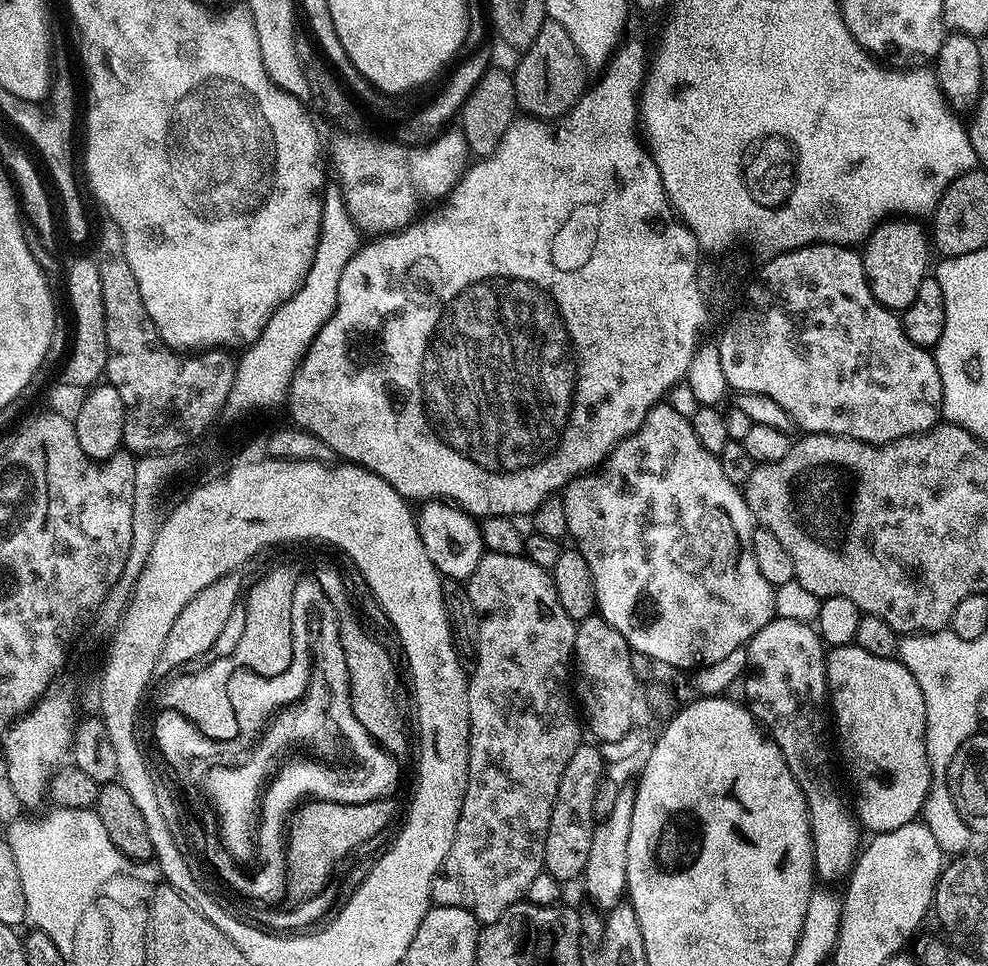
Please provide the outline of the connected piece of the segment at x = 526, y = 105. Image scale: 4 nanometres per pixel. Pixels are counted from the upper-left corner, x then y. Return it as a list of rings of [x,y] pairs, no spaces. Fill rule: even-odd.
[[[547,19],[542,30],[538,30],[538,38],[523,49],[521,56],[524,57],[512,72],[517,109],[538,120],[559,120],[580,101],[586,91],[586,65],[582,54],[578,54],[578,46],[574,46],[570,34],[566,34],[561,24]]]

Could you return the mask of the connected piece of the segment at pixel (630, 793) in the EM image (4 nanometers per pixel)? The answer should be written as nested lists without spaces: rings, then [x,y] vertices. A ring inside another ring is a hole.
[[[621,785],[610,814],[592,829],[590,851],[581,878],[584,881],[587,899],[595,909],[602,912],[607,912],[620,904],[627,893],[626,844],[630,838],[630,821],[633,818],[635,797],[636,789],[633,785]]]

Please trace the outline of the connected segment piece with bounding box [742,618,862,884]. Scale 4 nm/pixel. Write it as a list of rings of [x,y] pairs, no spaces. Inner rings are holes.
[[[774,618],[766,626],[762,626],[762,630],[758,630],[758,634],[754,634],[754,638],[749,640],[747,645],[748,650],[748,666],[746,675],[743,677],[742,685],[744,684],[744,696],[746,707],[757,721],[766,729],[767,735],[778,746],[778,750],[782,754],[782,758],[786,758],[786,766],[790,766],[790,774],[794,774],[794,782],[798,782],[798,786],[802,790],[802,794],[806,798],[806,806],[808,807],[808,821],[810,822],[810,830],[812,831],[812,853],[814,854],[814,866],[816,867],[816,875],[822,881],[825,880],[828,884],[836,884],[847,881],[852,874],[852,867],[856,865],[856,857],[860,855],[862,847],[862,839],[860,840],[860,832],[862,833],[862,825],[854,811],[853,805],[844,797],[844,792],[840,789],[840,784],[836,781],[836,768],[832,765],[832,752],[834,756],[834,744],[828,741],[828,732],[830,736],[830,716],[826,711],[826,705],[829,703],[828,698],[828,675],[826,674],[826,645],[820,638],[820,633],[816,631],[811,623],[802,621],[790,621],[779,618]]]

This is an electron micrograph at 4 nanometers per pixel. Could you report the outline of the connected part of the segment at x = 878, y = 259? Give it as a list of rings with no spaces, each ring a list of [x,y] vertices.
[[[888,218],[884,220],[876,225],[862,248],[864,269],[873,298],[897,314],[903,313],[904,309],[910,306],[910,302],[914,302],[914,294],[918,294],[918,286],[922,286],[922,282],[930,272],[930,264],[928,268],[930,236],[925,225],[923,228],[916,220],[919,219]]]

